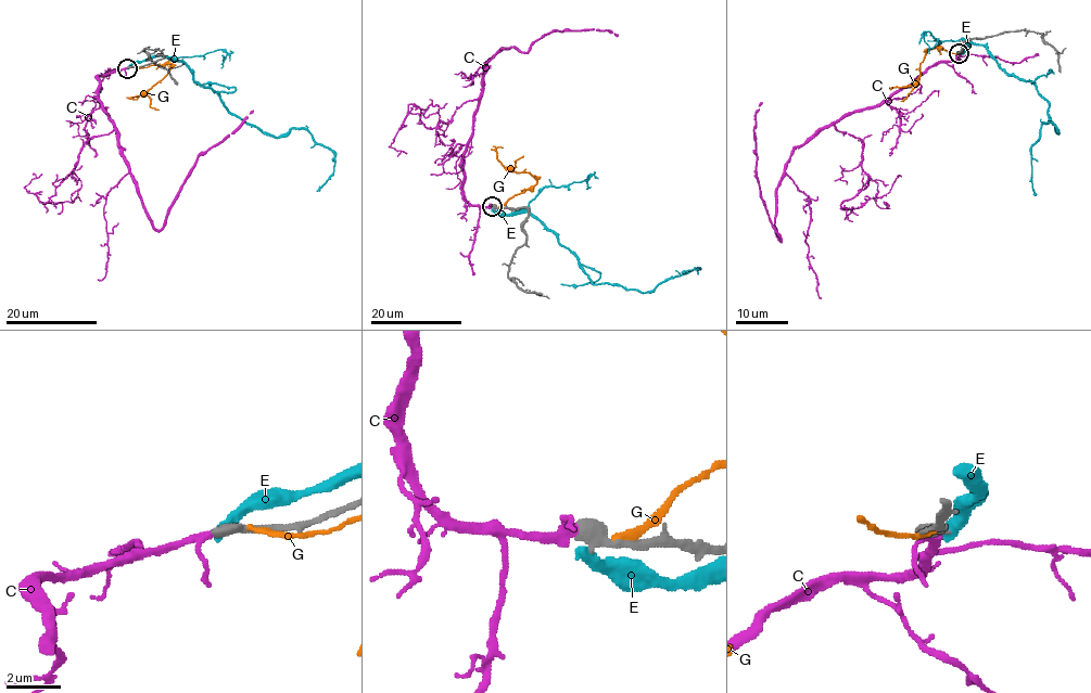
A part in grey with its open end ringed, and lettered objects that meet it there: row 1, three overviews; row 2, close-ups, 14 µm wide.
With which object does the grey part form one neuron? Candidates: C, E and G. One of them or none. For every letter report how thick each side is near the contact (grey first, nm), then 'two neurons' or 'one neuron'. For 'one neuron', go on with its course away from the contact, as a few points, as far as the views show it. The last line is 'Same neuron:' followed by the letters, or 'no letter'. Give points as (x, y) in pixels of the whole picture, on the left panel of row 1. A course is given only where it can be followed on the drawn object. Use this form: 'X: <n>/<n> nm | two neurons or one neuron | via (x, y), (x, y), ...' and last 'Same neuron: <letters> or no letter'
C: 500/240 nm | one neuron | via (127, 67), (98, 76), (99, 99), (155, 229), (163, 227), (195, 159), (253, 111)
E: 550/480 nm | two neurons
G: 280/240 nm | two neurons
Same neuron: C

